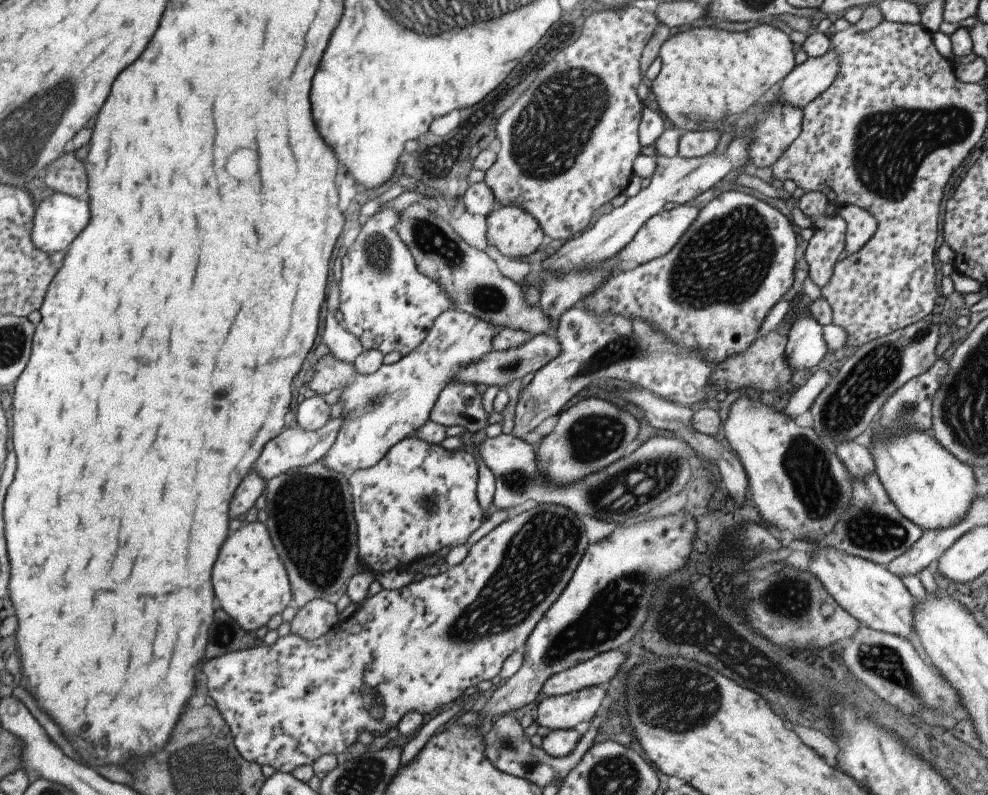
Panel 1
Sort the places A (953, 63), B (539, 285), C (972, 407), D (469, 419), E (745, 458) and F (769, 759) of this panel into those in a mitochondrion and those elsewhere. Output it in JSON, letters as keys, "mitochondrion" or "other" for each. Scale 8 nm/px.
{"A":"other","B":"other","C":"mitochondrion","D":"other","E":"other","F":"other"}

